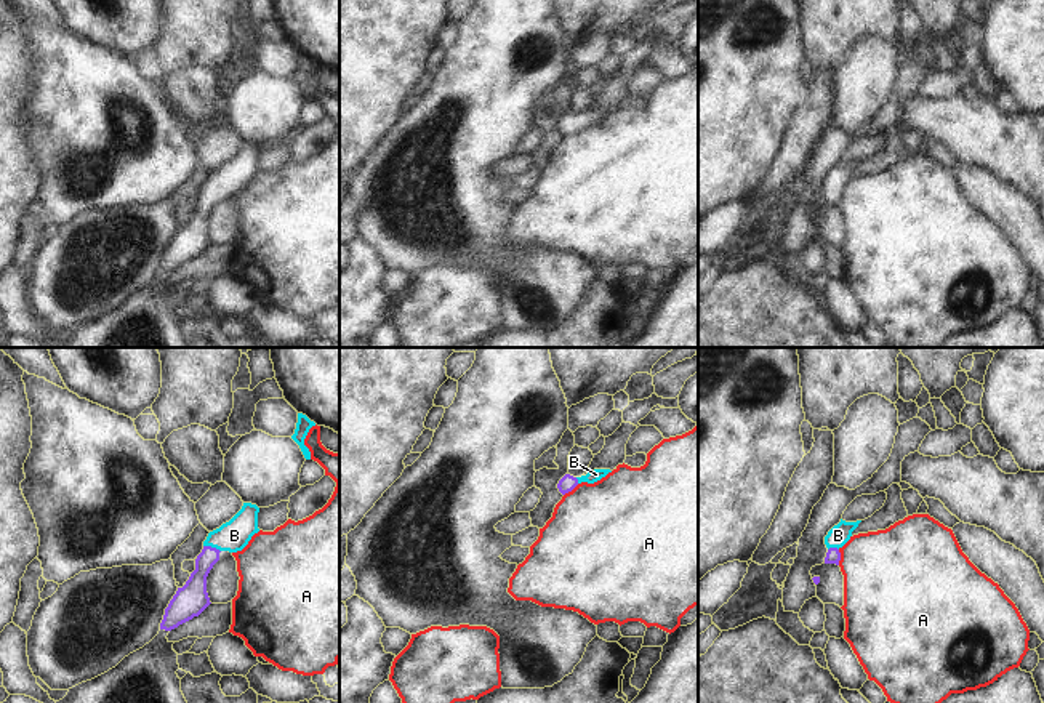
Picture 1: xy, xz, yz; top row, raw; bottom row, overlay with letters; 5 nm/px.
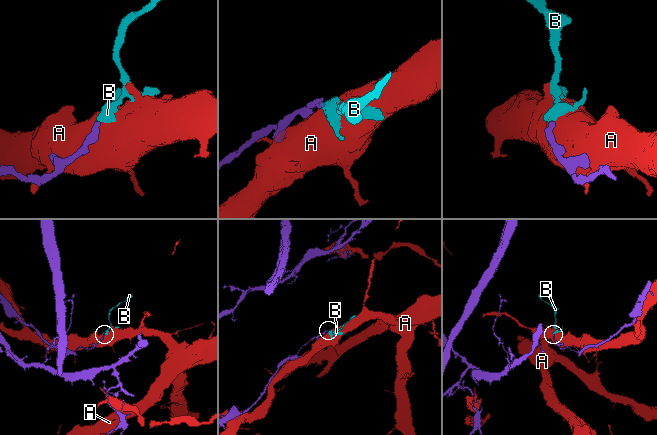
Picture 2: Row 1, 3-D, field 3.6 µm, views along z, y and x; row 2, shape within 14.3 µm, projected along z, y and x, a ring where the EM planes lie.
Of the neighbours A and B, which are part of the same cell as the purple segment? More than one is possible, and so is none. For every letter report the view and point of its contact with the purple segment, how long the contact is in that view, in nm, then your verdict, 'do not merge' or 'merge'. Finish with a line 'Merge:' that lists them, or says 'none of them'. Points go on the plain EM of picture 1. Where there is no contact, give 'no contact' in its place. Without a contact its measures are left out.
A: yz (839, 199) | 80 nm | do not merge
B: xy (210, 188) | 90 nm | merge
Merge: B

